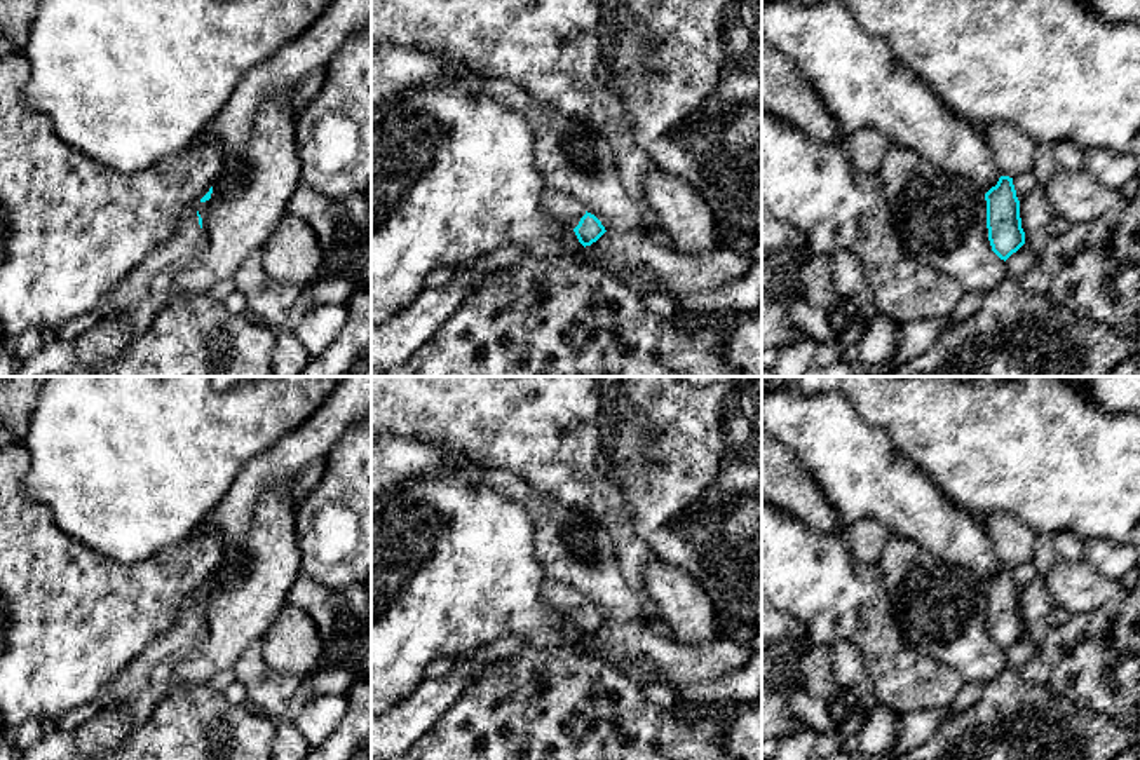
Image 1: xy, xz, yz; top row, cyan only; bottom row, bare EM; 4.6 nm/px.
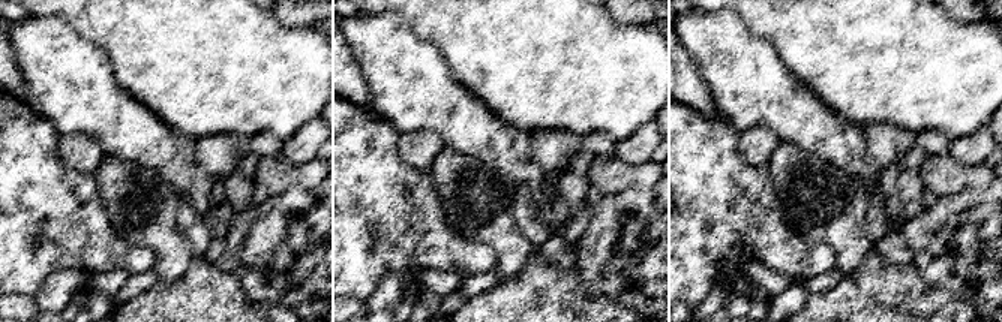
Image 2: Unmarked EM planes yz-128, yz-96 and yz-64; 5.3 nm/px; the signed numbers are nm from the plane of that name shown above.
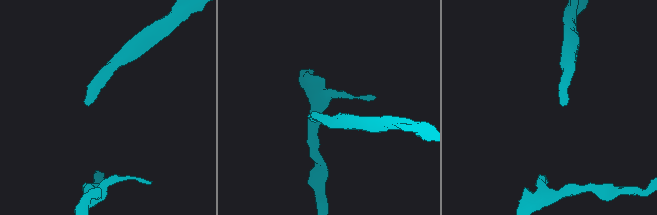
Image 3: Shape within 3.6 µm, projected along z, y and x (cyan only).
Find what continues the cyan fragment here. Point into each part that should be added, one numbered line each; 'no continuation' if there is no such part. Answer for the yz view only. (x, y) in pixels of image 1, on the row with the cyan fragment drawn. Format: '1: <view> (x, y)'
no continuation

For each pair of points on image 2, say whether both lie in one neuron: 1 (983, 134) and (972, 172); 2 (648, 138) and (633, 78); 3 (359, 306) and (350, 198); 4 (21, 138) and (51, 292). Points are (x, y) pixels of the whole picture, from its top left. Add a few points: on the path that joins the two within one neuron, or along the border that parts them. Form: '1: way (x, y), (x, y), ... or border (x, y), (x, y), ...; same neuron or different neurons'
1: border (948, 152), (965, 165), (984, 163); different neurons
2: border (653, 119), (617, 143); different neurons
3: border (348, 295), (366, 301); different neurons
4: border (83, 271), (56, 270), (35, 294); different neurons

